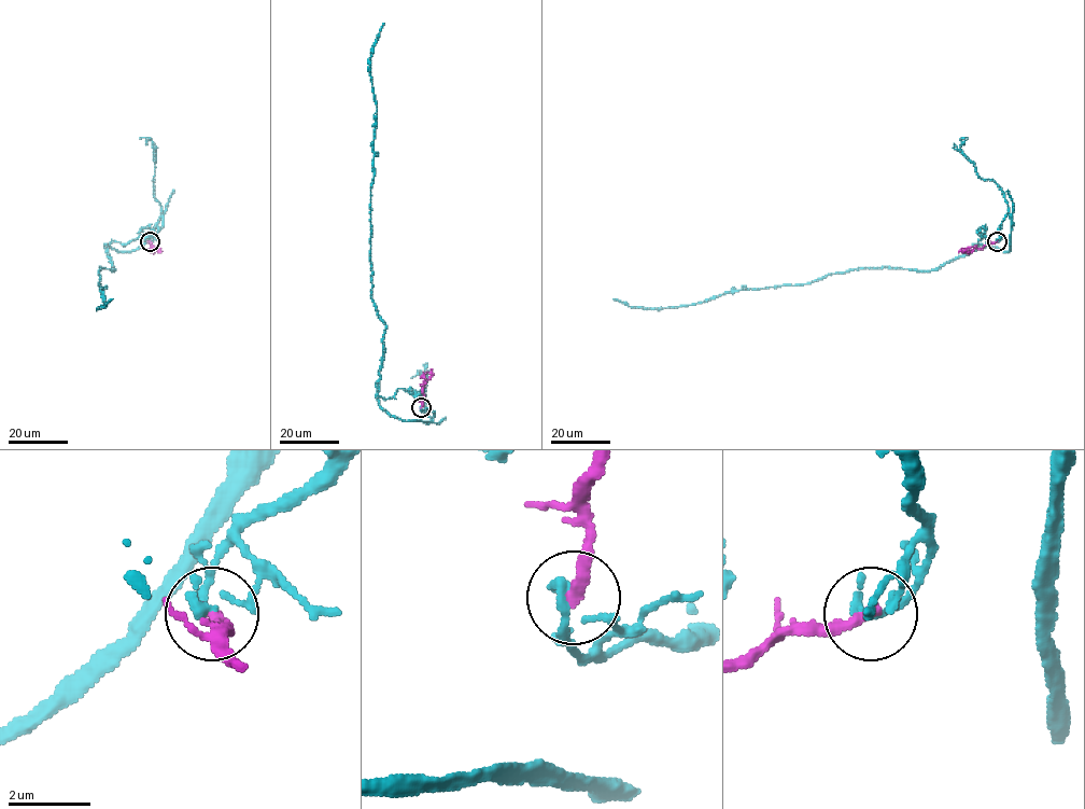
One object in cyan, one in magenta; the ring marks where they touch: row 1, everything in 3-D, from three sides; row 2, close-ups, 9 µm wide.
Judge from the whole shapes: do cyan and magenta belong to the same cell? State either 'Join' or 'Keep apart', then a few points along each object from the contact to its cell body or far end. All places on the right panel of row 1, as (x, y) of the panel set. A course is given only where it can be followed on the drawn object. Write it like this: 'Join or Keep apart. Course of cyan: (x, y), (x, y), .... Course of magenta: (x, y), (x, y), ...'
Keep apart. Course of cyan: (998, 241), (1008, 213), (1010, 251), (976, 248), (930, 270), (854, 268), (663, 308), (614, 298). Course of magenta: (997, 241), (959, 253)

